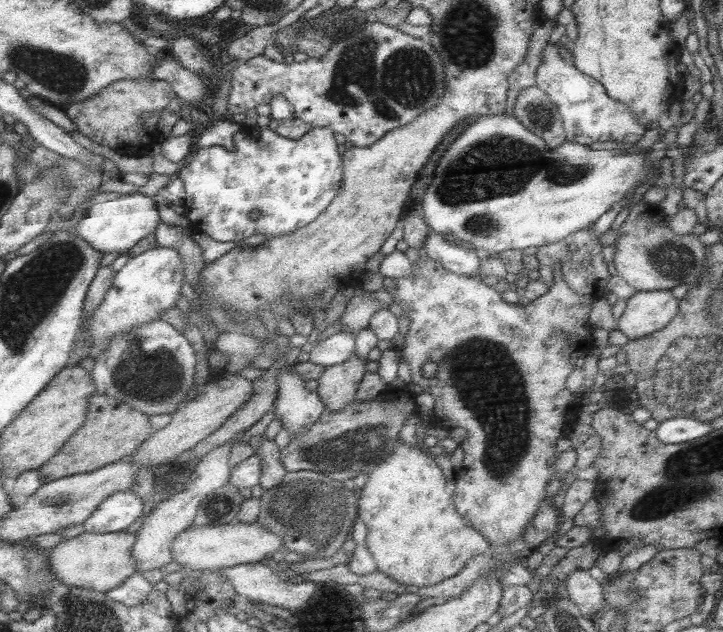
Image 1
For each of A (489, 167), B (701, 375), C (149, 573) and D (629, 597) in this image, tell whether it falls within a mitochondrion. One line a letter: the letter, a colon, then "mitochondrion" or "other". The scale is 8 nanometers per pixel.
A: mitochondrion
B: mitochondrion
C: other
D: mitochondrion

